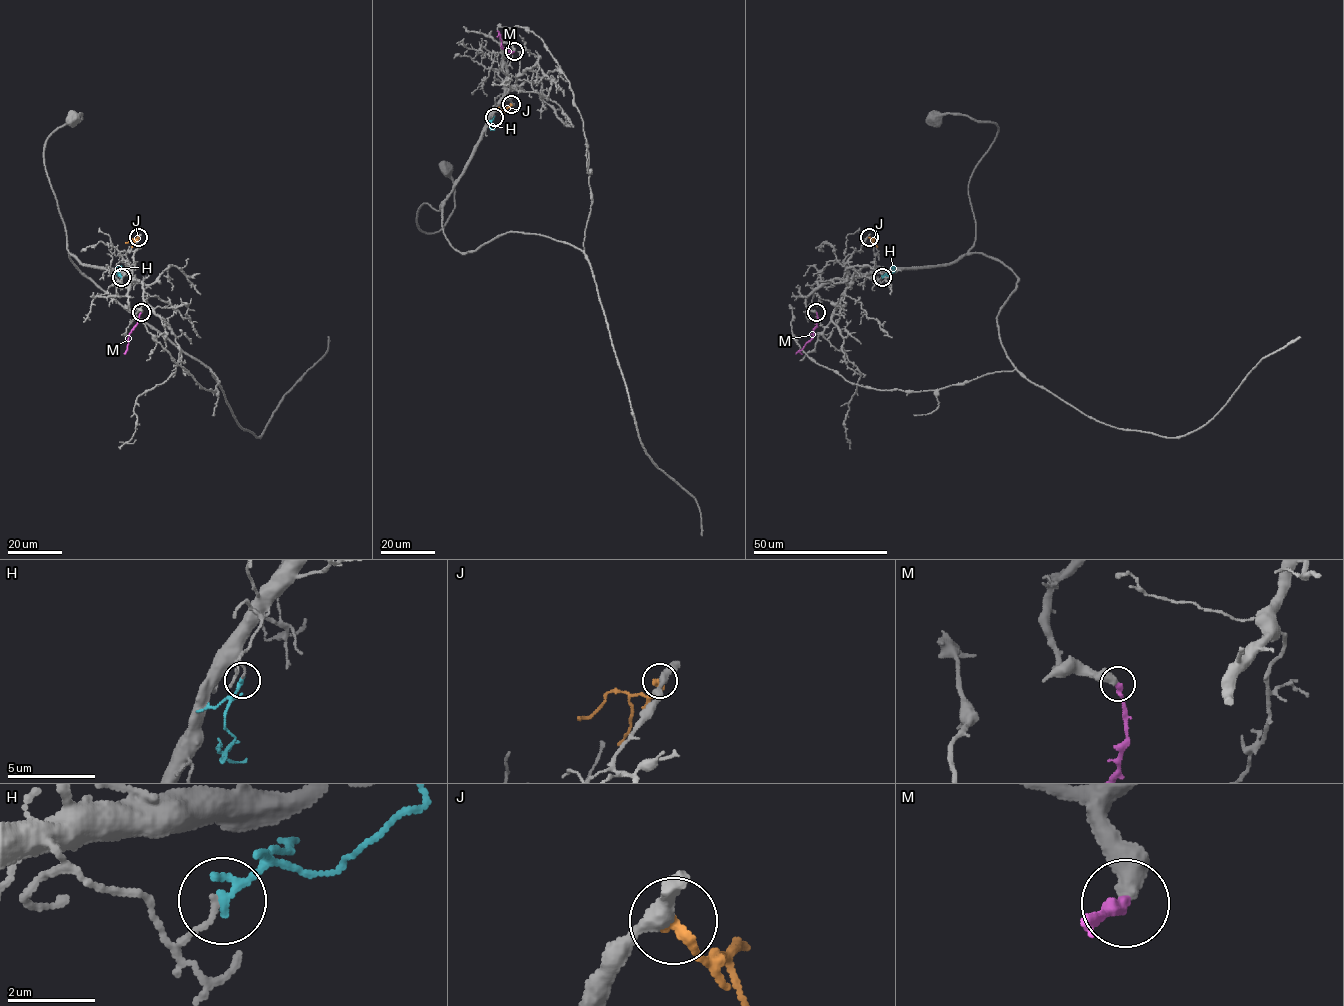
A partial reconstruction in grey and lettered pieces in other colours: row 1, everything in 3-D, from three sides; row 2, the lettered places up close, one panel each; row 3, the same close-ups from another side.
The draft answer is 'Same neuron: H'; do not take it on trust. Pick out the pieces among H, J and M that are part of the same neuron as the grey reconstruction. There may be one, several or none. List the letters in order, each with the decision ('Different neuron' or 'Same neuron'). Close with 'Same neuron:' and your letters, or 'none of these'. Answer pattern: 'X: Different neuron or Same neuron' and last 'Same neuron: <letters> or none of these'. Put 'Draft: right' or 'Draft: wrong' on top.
Draft: wrong
H: Different neuron
J: Different neuron
M: Different neuron
Same neuron: none of these

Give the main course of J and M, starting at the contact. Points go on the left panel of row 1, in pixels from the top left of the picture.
J: (138, 237), (125, 243)
M: (141, 313), (124, 354)

